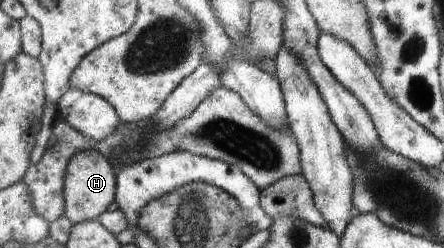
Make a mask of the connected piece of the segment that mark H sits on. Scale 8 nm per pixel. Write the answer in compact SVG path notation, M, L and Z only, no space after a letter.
M98 150L78 152L72 162L68 164L68 176L65 184L66 209L65 216L72 220L74 225L99 220L108 206L115 202L118 192L117 171L115 166L104 156L100 156Z

